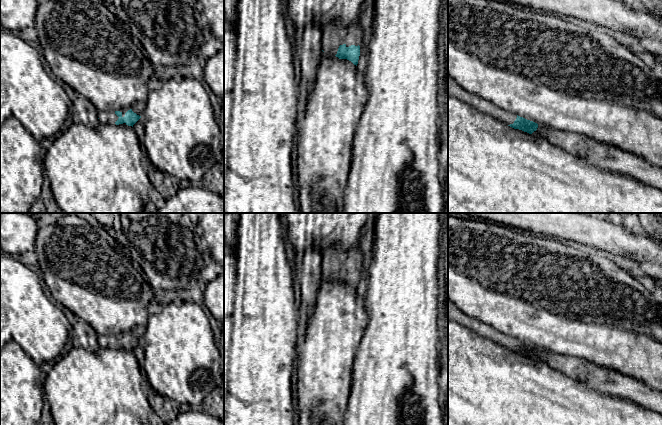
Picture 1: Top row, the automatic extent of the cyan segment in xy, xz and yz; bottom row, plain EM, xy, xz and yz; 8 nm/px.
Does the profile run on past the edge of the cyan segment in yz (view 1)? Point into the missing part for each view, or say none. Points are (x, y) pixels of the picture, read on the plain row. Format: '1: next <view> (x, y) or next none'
1: next yz (455, 314)

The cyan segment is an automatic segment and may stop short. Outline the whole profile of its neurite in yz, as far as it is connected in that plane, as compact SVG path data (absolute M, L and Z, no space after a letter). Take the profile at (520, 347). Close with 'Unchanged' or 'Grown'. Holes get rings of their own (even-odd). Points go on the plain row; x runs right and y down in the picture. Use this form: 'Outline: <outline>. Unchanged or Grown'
Outline: M448 299L448 318L474 331L475 333L481 335L482 337L490 339L504 346L505 348L514 353L519 353L529 358L532 358L538 352L537 347L527 344L516 338L509 337L499 332L498 330L494 329L492 326L476 318L466 315L460 309L458 309L456 305L452 303L449 299Z. Grown

